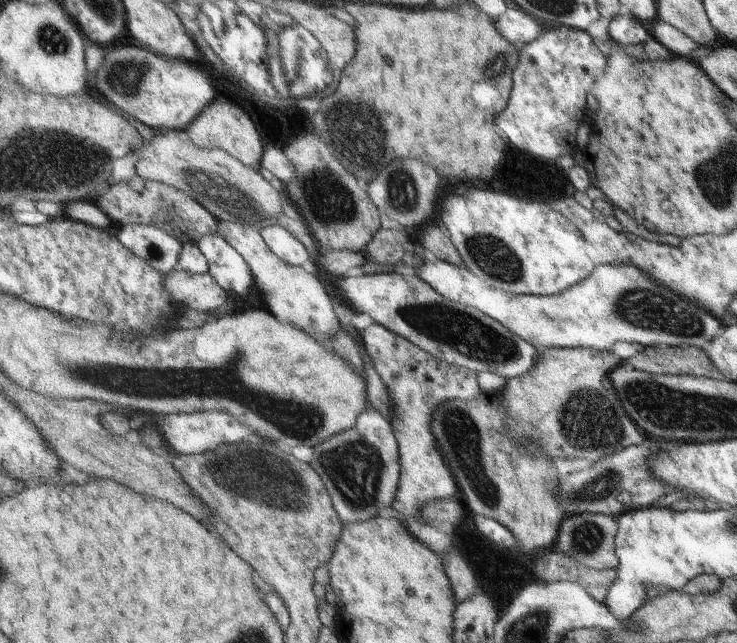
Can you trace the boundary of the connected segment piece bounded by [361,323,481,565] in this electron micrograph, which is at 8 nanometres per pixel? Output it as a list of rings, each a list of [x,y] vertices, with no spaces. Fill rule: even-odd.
[[[380,323],[372,324],[363,331],[361,340],[380,378],[384,378],[382,382],[386,384],[396,405],[396,418],[391,427],[399,444],[401,474],[392,508],[408,516],[408,520],[404,522],[409,531],[438,553],[446,565],[443,554],[454,549],[453,540],[419,518],[422,505],[434,499],[452,498],[458,494],[451,468],[446,466],[436,448],[436,440],[431,431],[431,414],[435,406],[444,401],[470,400],[477,397],[481,392],[477,374],[473,370],[454,366],[444,359],[434,358],[428,351],[416,346],[416,343],[388,330]]]

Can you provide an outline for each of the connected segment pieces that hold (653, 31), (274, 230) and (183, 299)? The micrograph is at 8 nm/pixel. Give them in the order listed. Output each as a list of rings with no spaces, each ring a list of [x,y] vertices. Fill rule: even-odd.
[[[656,20],[648,27],[650,36],[654,36],[658,42],[661,42],[669,52],[674,56],[690,58],[690,54],[698,48],[695,40],[686,36],[672,25]]]
[[[272,225],[263,229],[262,236],[270,250],[283,261],[291,265],[309,266],[311,258],[306,247],[288,231]]]
[[[179,270],[177,274],[166,274],[165,287],[173,296],[172,300],[182,304],[185,308],[196,309],[197,311],[214,311],[226,304],[229,294],[216,282],[216,279],[208,272],[205,275],[190,274]]]

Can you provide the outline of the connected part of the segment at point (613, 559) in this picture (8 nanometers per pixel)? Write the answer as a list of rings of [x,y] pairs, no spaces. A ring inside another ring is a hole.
[[[580,513],[566,515],[559,524],[556,547],[570,555],[581,565],[593,569],[616,568],[619,560],[615,553],[615,536],[618,531],[618,523],[604,513]]]

